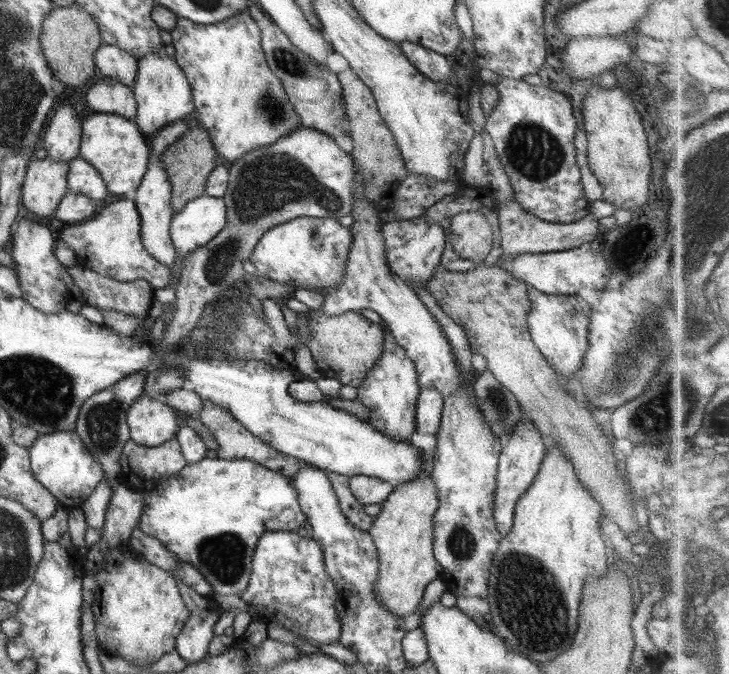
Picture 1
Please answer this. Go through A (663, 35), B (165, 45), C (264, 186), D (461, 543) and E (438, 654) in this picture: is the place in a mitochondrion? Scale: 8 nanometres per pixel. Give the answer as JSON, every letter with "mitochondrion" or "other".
{"A":"other","B":"other","C":"mitochondrion","D":"mitochondrion","E":"other"}

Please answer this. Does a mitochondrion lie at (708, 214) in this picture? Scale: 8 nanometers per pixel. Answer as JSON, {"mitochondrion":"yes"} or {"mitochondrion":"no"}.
{"mitochondrion":"yes"}

